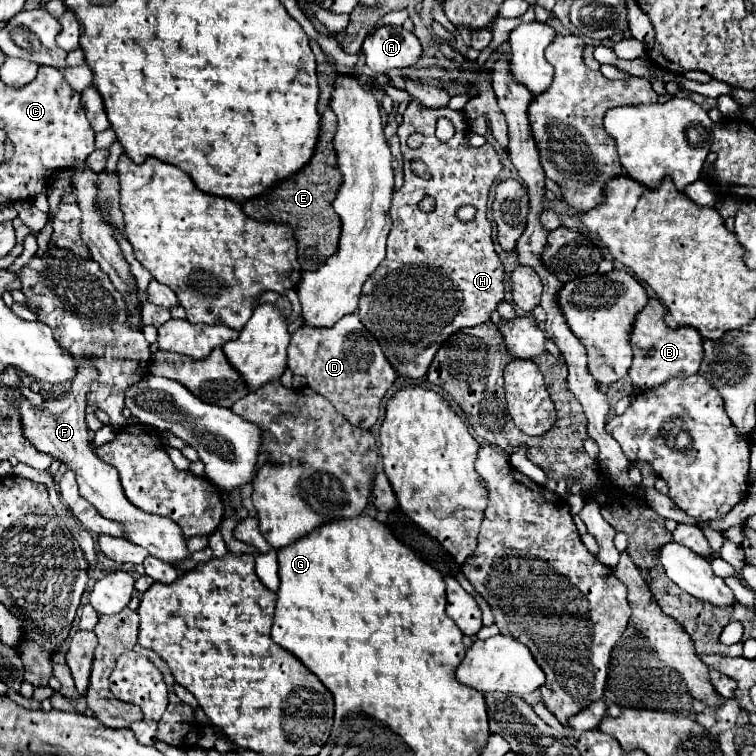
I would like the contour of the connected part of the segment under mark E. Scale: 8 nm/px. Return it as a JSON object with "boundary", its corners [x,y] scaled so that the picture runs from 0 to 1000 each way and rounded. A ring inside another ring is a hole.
{"boundary":[[[433,138],[430,148],[425,151],[422,185],[409,217],[401,220],[396,228],[385,230],[380,238],[364,243],[353,254],[319,270],[324,283],[329,283],[332,288],[351,294],[377,294],[388,299],[396,331],[396,349],[403,349],[403,357],[419,357],[419,352],[425,352],[425,347],[430,347],[430,341],[435,341],[435,336],[446,331],[446,315],[451,307],[448,286],[438,272],[446,246],[451,243],[446,206],[440,204],[440,172],[446,172],[446,153],[438,146],[438,138]]]}

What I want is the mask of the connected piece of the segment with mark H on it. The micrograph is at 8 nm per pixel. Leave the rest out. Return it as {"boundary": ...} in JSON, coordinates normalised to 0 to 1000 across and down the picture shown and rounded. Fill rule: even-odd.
{"boundary":[[[546,132],[536,151],[533,151],[533,164],[525,172],[525,180],[530,185],[530,201],[536,212],[536,241],[530,251],[522,251],[520,257],[520,270],[517,270],[517,288],[520,288],[520,302],[512,315],[512,339],[509,347],[496,357],[493,365],[480,378],[478,399],[475,399],[475,421],[483,429],[483,434],[504,452],[504,460],[509,463],[509,471],[525,489],[525,495],[538,497],[538,500],[560,500],[565,495],[567,479],[573,476],[573,468],[581,463],[581,458],[604,437],[618,434],[618,431],[631,431],[647,423],[649,413],[655,405],[665,397],[668,392],[668,357],[665,349],[655,333],[652,325],[652,304],[649,294],[642,286],[644,278],[644,265],[647,265],[647,249],[655,241],[655,235],[663,228],[663,214],[660,204],[649,190],[642,190],[636,196],[623,196],[618,190],[618,164],[612,159],[610,148],[602,148],[597,143],[562,143],[557,135]],[[578,156],[594,156],[602,167],[602,180],[591,188],[583,188],[575,180],[575,164]],[[546,175],[562,177],[562,188],[557,196],[546,198],[538,193],[538,183]],[[557,209],[570,230],[567,238],[560,238],[549,233],[541,222],[541,212]],[[560,259],[573,259],[578,265],[578,272],[573,280],[557,280],[552,275],[552,267]],[[615,270],[623,270],[631,275],[631,283],[626,291],[612,294],[604,288],[604,278]]]}

